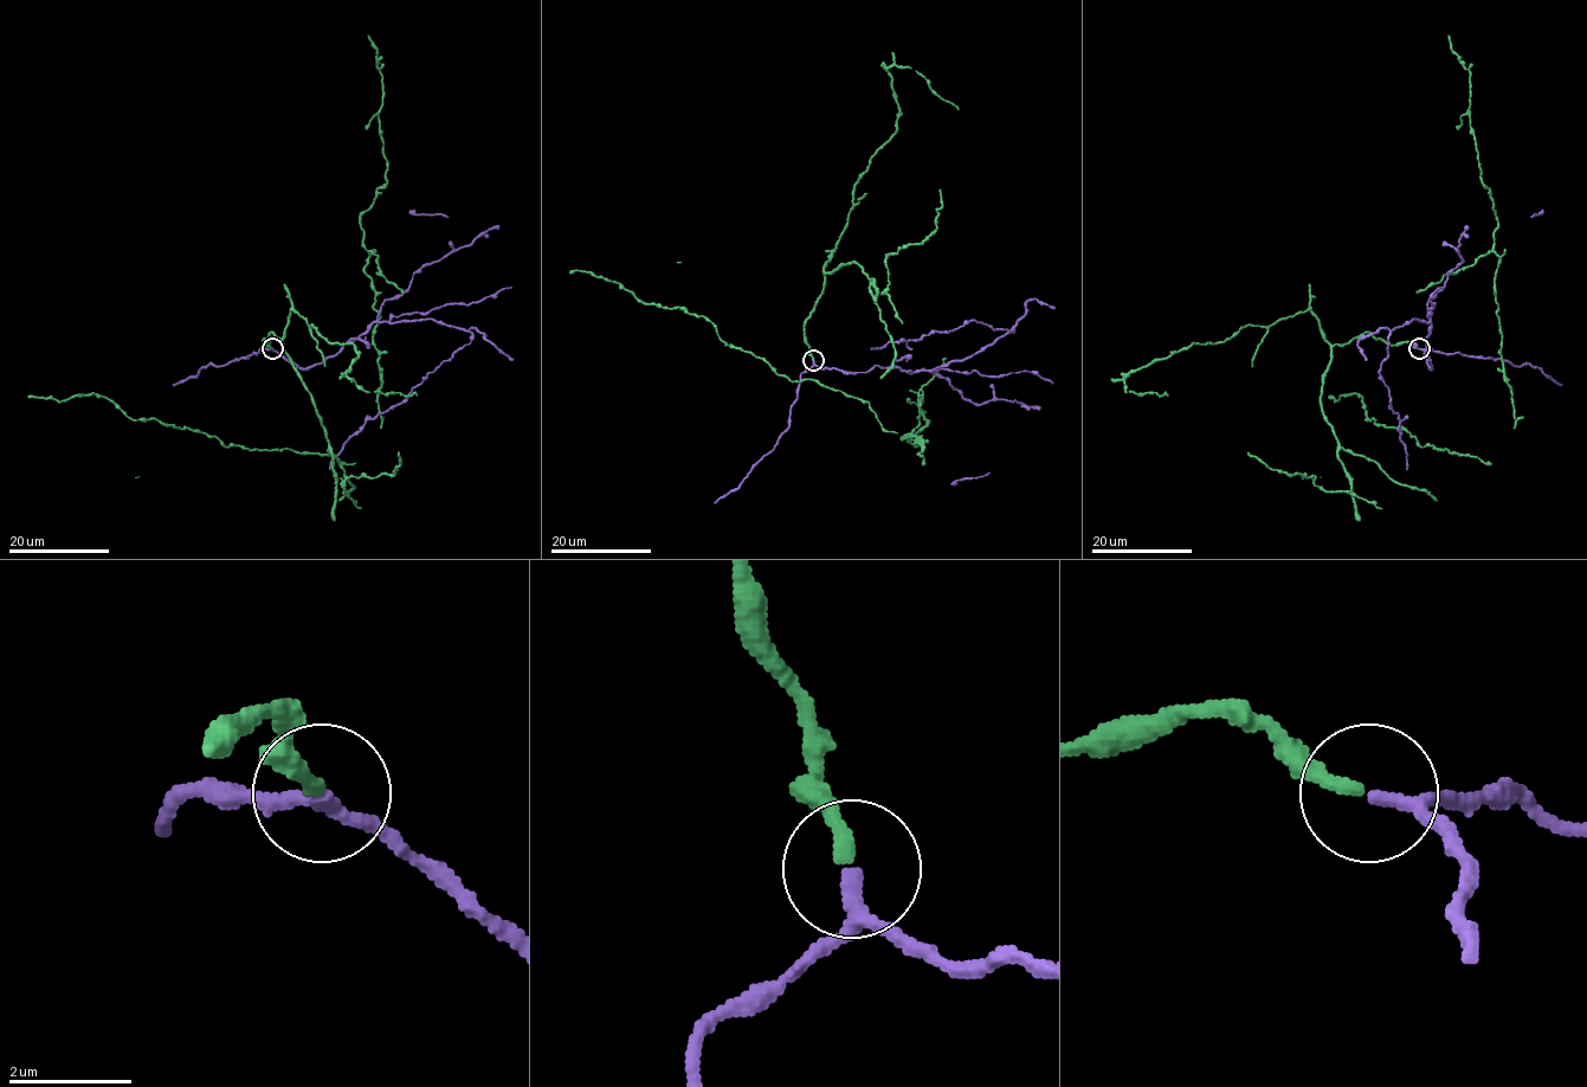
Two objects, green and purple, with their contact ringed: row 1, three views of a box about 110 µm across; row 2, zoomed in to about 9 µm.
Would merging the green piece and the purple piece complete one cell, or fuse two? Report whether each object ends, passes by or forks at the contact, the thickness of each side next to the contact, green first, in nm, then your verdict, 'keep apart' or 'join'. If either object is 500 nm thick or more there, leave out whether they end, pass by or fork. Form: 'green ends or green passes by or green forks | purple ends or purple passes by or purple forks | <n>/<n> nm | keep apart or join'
green ends | purple passes by | 240/190 nm | join

